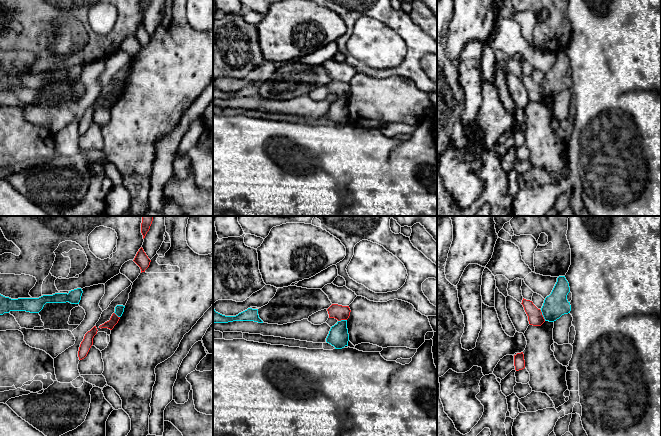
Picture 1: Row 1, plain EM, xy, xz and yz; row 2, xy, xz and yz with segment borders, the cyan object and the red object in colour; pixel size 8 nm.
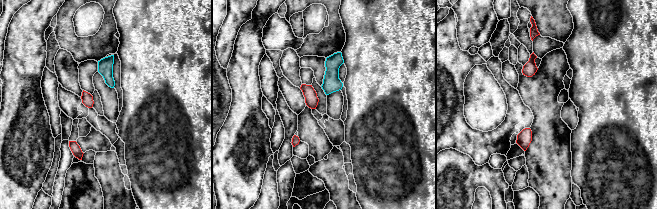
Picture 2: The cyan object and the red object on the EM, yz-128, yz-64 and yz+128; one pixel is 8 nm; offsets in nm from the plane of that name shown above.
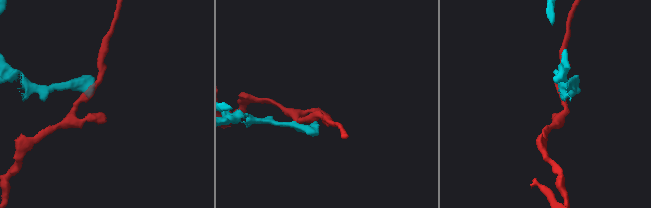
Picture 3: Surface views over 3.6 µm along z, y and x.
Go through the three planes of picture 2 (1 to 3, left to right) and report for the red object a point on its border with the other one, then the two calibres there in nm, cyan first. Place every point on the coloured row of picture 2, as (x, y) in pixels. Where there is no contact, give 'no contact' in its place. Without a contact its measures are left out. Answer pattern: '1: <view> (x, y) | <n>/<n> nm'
1: no contact
2: no contact
3: no contact

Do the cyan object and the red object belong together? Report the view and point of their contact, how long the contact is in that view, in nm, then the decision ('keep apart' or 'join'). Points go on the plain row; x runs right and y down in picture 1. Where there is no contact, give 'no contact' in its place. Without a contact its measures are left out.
meets cyan in yz at (542, 90); contact 100 nm long; keep apart

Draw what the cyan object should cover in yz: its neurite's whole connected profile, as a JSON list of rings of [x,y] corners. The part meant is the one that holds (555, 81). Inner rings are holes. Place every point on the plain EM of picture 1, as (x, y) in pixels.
[[[559,52],[551,70],[545,74],[541,84],[545,97],[554,98],[562,91],[570,89],[571,81],[567,76],[569,68],[570,63],[565,52]]]

